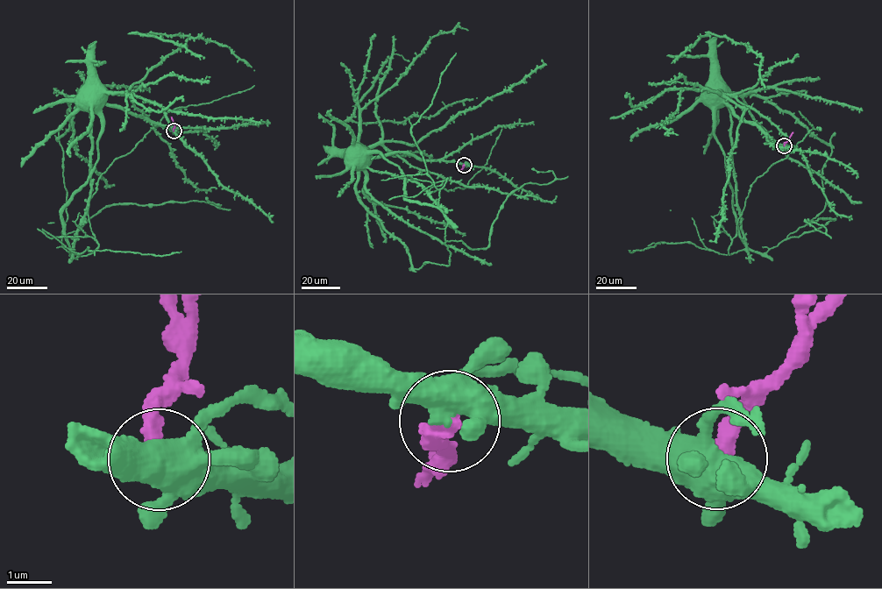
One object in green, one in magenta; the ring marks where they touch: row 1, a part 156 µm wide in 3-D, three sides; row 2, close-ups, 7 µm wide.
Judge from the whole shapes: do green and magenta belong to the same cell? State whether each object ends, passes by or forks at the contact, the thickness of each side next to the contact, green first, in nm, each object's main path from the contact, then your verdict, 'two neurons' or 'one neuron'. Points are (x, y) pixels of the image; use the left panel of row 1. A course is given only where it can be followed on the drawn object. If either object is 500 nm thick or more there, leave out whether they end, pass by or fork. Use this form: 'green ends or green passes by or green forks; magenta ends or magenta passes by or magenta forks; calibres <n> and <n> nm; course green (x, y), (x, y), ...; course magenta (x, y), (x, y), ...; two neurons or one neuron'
calibres 550 and 360 nm; course green (173, 131), (105, 104), (107, 99), (101, 90); course magenta (174, 131), (172, 117); two neurons

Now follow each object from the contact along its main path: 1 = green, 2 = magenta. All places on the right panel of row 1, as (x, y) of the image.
1: (784, 145), (733, 113), (731, 109), (706, 87)
2: (784, 145), (793, 132)

